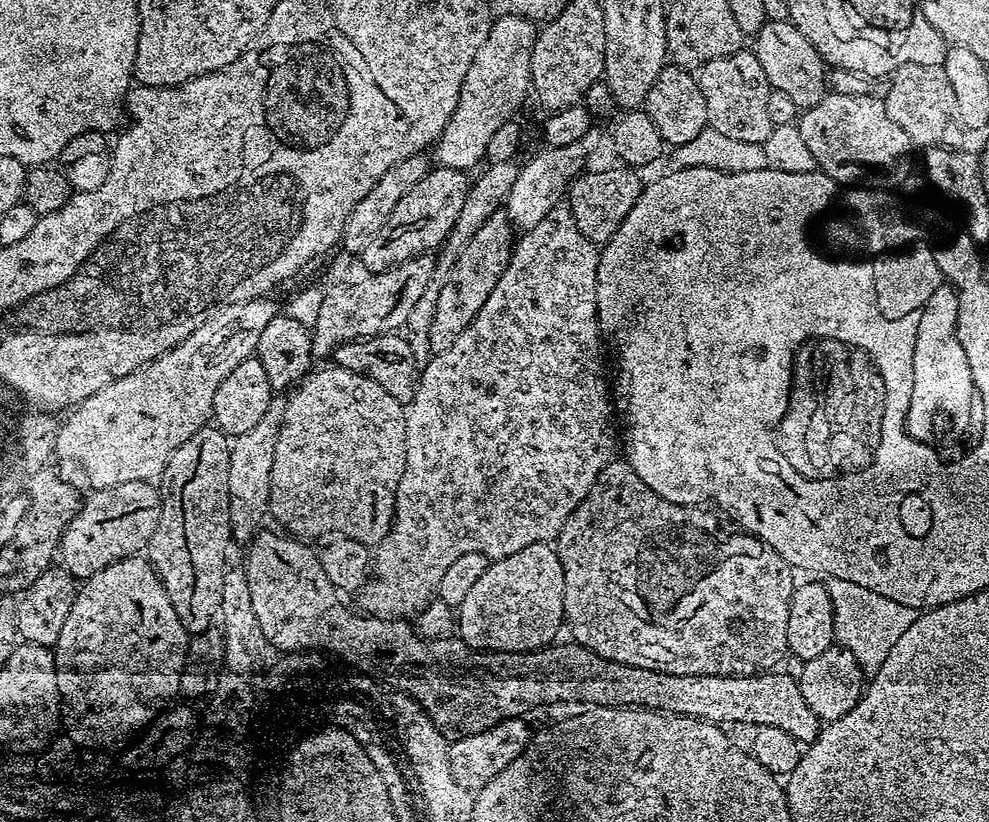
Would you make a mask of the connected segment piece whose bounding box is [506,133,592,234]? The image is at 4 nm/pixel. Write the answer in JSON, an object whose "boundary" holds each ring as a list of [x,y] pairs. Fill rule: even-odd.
{"boundary":[[[585,134],[584,144],[570,142],[569,145],[542,148],[541,152],[519,167],[520,173],[507,198],[506,215],[513,229],[520,234],[534,230],[534,226],[538,226],[538,222],[542,222],[550,210],[561,207],[572,181],[585,171],[584,163],[589,163],[588,148],[592,148],[592,136]]]}

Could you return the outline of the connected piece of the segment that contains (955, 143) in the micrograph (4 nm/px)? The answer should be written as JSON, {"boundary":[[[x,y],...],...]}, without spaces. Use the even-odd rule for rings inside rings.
{"boundary":[[[906,64],[891,74],[890,94],[884,98],[886,114],[906,130],[917,149],[951,148],[964,150],[969,147],[969,133],[962,122],[954,89],[946,79],[943,67]]]}

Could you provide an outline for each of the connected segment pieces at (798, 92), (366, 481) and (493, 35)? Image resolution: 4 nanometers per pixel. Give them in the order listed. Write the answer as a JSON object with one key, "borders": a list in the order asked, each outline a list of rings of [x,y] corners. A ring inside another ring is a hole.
{"borders":[[[[768,20],[761,32],[754,37],[754,51],[758,62],[762,62],[762,70],[766,70],[768,83],[772,85],[777,93],[781,92],[788,100],[793,100],[797,104],[797,109],[803,110],[812,108],[826,94],[826,61],[820,57],[818,50],[798,30],[792,25],[792,21],[787,20]]],[[[329,366],[321,372],[313,371],[291,393],[292,398],[288,398],[284,405],[284,421],[282,430],[278,434],[278,442],[274,446],[274,470],[272,471],[272,481],[270,482],[270,502],[268,510],[271,519],[276,519],[281,529],[295,534],[300,538],[312,538],[308,536],[324,536],[329,534],[339,534],[349,536],[358,542],[369,546],[380,543],[382,538],[392,528],[392,520],[396,516],[396,495],[398,494],[398,482],[402,482],[402,474],[406,470],[406,415],[405,405],[400,404],[389,391],[384,390],[378,382],[374,382],[368,376],[360,373],[352,373],[350,370]]],[[[516,12],[497,15],[492,22],[490,34],[482,44],[466,72],[459,94],[458,106],[447,123],[446,129],[434,145],[435,160],[440,166],[469,171],[484,160],[491,135],[506,121],[517,114],[526,94],[529,95],[530,54],[536,41],[535,25]]]]}

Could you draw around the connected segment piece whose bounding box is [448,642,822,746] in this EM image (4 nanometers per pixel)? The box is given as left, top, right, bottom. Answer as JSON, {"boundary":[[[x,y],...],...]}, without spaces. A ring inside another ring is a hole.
{"boundary":[[[557,643],[534,652],[510,652],[503,658],[484,654],[480,659],[484,668],[480,668],[480,672],[488,676],[488,680],[484,680],[488,688],[480,688],[480,680],[476,680],[476,688],[472,688],[472,680],[456,684],[456,672],[452,672],[452,680],[448,680],[448,700],[456,700],[456,712],[448,716],[448,724],[456,724],[456,720],[464,720],[464,724],[480,720],[480,724],[491,728],[501,720],[523,717],[528,714],[524,712],[532,707],[540,710],[545,704],[565,700],[573,706],[646,708],[649,712],[662,712],[665,716],[689,716],[721,726],[757,724],[754,726],[760,730],[792,734],[804,746],[820,739],[822,721],[802,696],[799,679],[780,672],[784,670],[761,672],[754,676],[666,674],[603,660],[598,653],[581,644],[567,643]],[[480,708],[484,708],[484,712],[480,712]]]}

